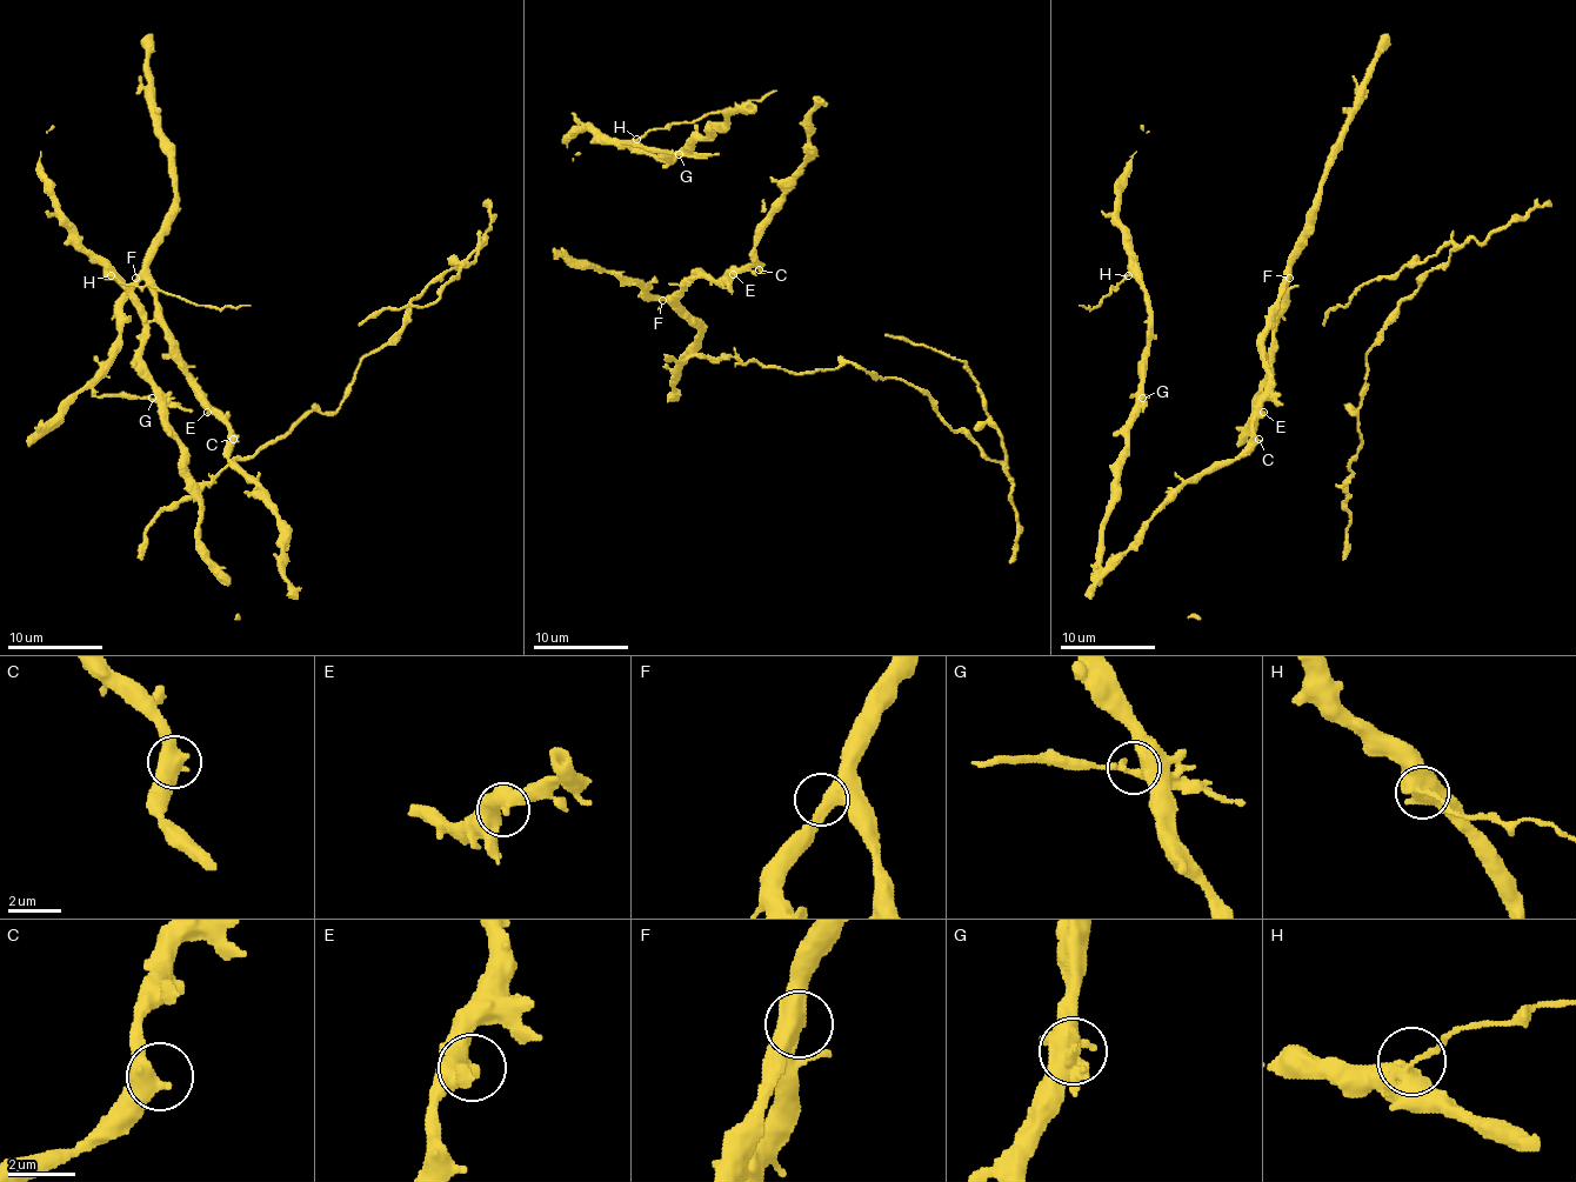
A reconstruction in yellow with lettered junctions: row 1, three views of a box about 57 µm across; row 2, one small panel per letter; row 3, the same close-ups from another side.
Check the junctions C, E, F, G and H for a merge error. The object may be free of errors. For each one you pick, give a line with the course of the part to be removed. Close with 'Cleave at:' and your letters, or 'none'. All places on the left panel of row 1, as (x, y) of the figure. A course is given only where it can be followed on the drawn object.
H: (109, 275), (124, 285), (152, 285), (200, 306), (249, 306)
Cleave at: H

